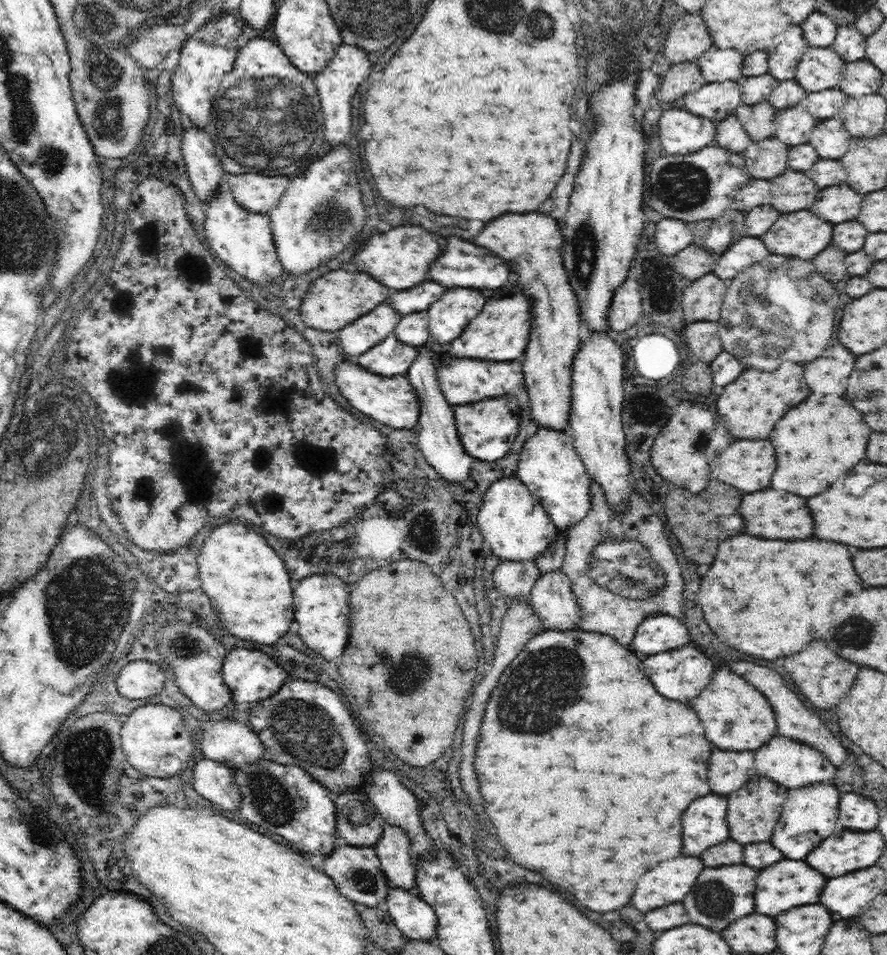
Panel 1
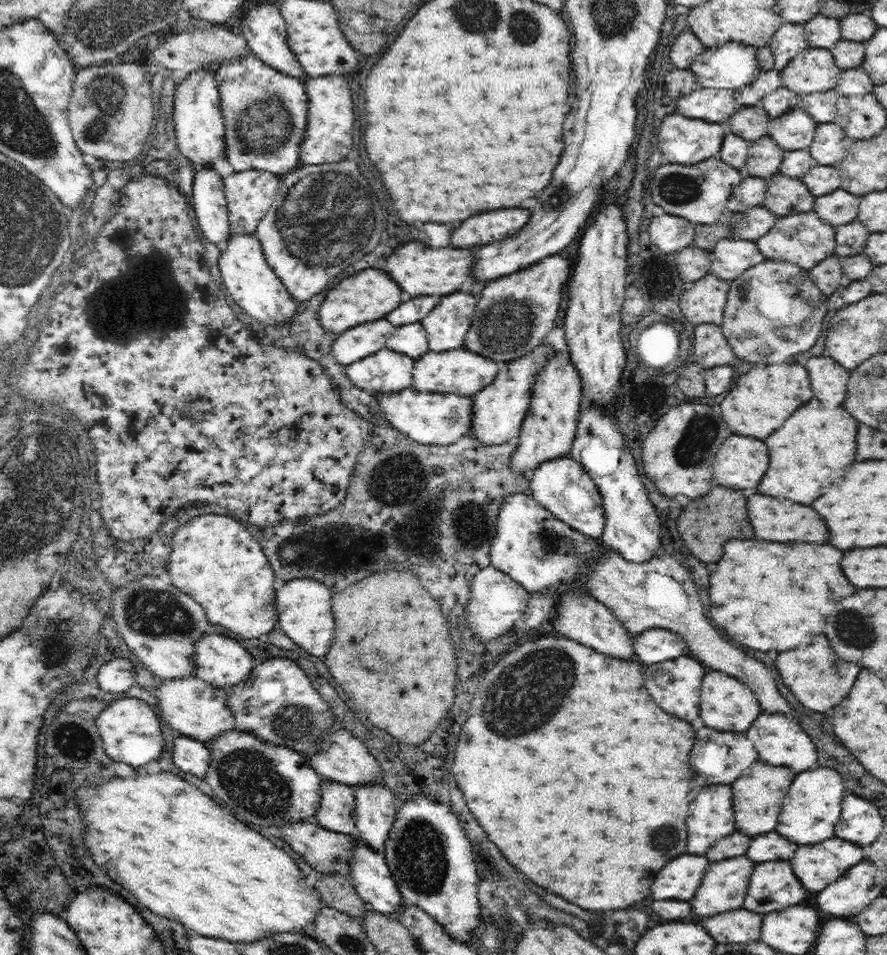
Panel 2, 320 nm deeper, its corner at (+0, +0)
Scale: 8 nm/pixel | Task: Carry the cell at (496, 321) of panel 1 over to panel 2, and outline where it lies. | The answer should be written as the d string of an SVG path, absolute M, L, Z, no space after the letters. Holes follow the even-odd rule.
M562 251L524 270L492 280L482 290L464 348L496 362L510 362L524 356L542 344L546 333L554 328L562 288L570 278L570 258Z

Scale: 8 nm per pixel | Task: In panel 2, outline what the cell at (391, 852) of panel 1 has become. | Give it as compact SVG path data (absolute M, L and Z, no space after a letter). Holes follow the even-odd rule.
M376 781L355 789L355 834L368 847L384 850L399 804L384 785Z

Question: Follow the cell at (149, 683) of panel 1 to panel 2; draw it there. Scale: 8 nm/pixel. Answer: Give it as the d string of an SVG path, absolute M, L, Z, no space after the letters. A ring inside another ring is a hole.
M114 658L103 664L97 673L97 682L106 692L126 692L135 685L135 666L126 658Z

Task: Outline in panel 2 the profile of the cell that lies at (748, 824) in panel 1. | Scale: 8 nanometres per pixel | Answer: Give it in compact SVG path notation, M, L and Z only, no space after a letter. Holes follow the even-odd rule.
M760 759L752 764L748 772L745 772L740 776L740 779L736 779L731 784L736 830L742 834L748 834L748 836L772 832L776 828L778 814L782 810L782 800L788 794L796 775L796 771L791 770L790 767L764 764Z

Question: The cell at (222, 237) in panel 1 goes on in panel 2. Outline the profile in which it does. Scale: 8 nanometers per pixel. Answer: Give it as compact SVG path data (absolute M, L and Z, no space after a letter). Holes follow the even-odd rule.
M231 234L226 242L226 248L221 250L218 258L219 271L228 294L232 296L236 304L239 304L246 312L259 320L262 324L276 326L288 322L297 308L297 300L290 296L280 277L267 263L261 242L253 234Z

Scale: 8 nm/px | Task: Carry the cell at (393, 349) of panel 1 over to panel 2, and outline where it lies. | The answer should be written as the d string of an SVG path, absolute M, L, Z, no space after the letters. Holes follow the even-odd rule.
M388 347L346 366L348 378L364 392L398 392L413 384L415 359Z

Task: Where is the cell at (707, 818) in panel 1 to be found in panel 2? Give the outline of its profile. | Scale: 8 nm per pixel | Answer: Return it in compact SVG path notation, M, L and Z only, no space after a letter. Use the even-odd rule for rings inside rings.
M710 784L690 804L688 824L688 852L706 854L716 840L732 834L734 812L732 812L732 787L729 784Z

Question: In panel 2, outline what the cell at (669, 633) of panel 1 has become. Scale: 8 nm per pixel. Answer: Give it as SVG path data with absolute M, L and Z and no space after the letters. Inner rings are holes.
M649 628L633 639L635 659L644 666L674 660L686 654L681 634L665 628Z

